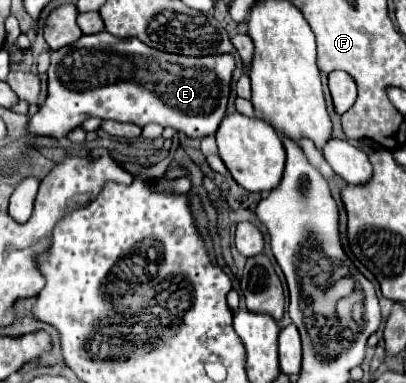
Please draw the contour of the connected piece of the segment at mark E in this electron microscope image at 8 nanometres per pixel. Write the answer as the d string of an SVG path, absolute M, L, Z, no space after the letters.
M108 31L82 35L72 45L52 51L52 63L48 67L48 97L28 123L28 135L32 137L66 137L68 131L78 127L88 117L112 119L120 123L134 123L144 127L148 123L158 123L162 127L172 127L186 133L190 139L202 139L214 135L220 121L226 115L226 103L230 95L230 75L236 67L232 53L206 55L206 57L186 57L156 51L144 45L136 37L114 37Z

